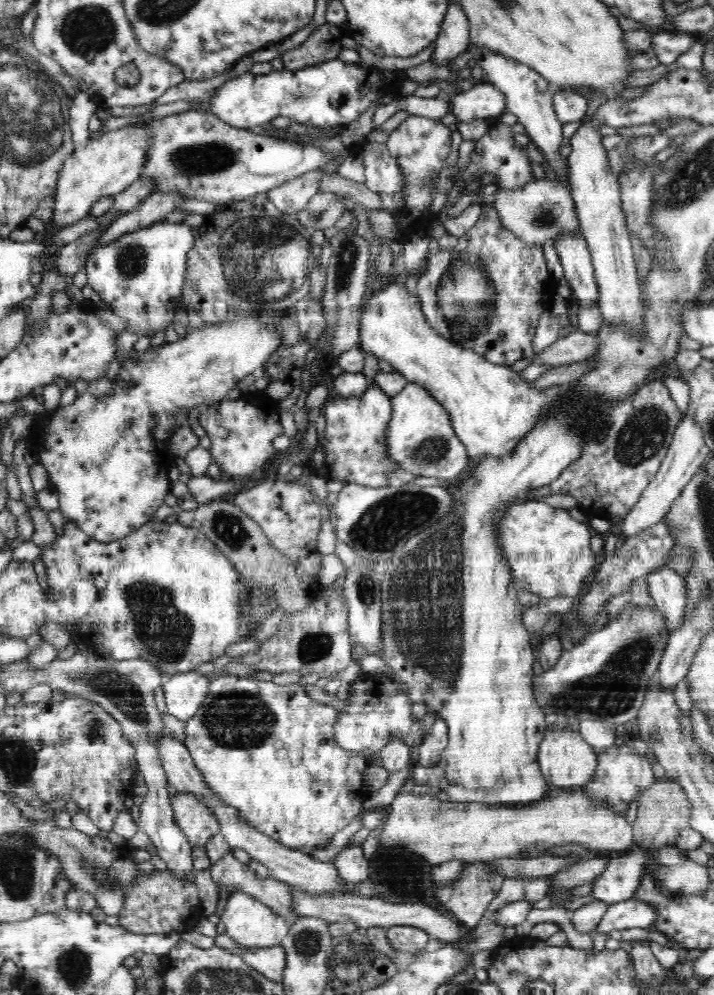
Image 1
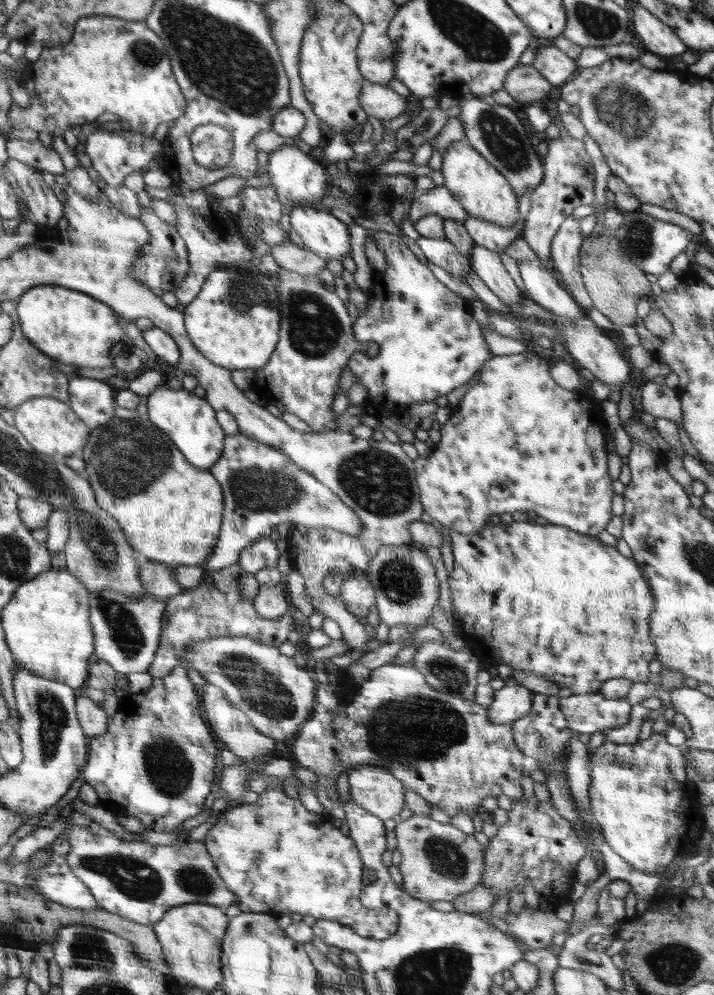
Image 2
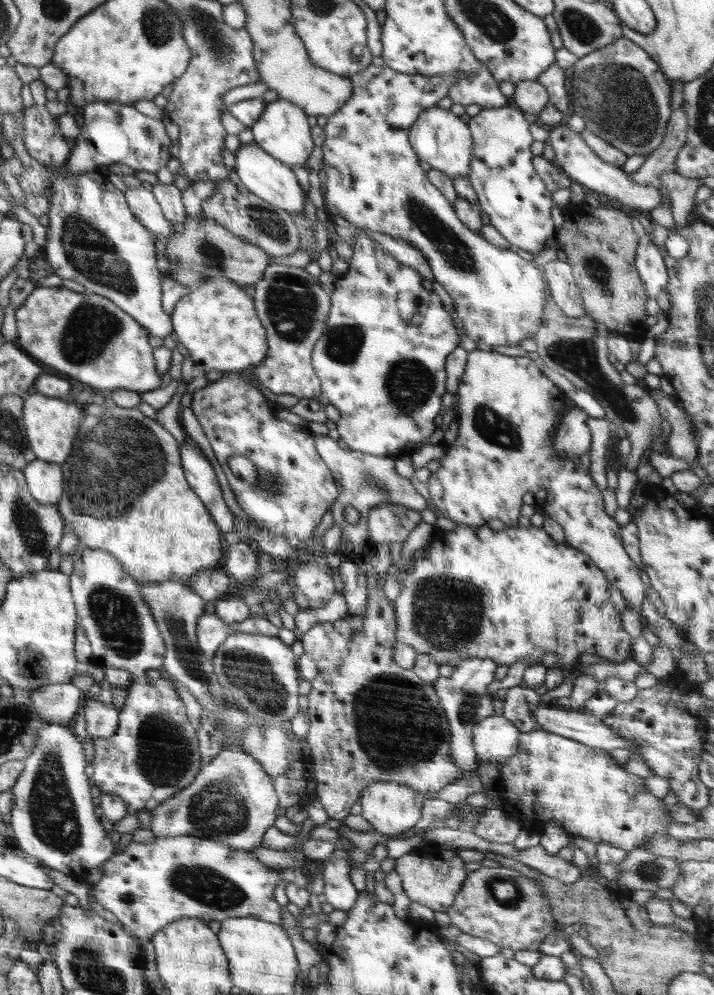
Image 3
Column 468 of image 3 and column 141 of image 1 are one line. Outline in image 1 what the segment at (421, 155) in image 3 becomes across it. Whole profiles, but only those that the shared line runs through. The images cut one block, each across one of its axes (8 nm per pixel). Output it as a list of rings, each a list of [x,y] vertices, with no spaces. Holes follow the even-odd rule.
[[[126,126],[108,132],[75,152],[64,163],[60,171],[54,198],[52,225],[64,228],[87,218],[95,203],[102,196],[115,195],[126,190],[141,178],[143,166],[148,160],[150,133],[140,126]]]

